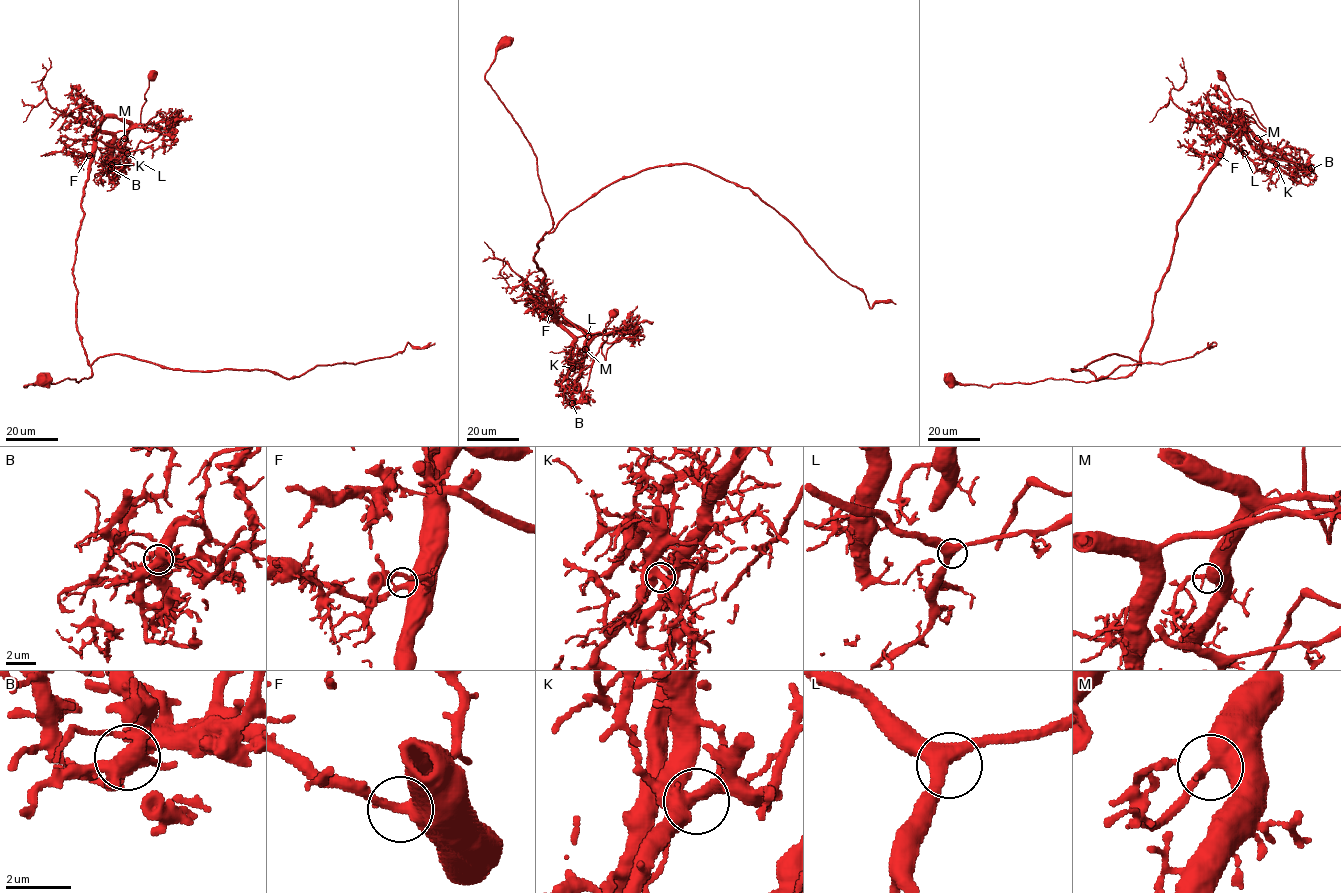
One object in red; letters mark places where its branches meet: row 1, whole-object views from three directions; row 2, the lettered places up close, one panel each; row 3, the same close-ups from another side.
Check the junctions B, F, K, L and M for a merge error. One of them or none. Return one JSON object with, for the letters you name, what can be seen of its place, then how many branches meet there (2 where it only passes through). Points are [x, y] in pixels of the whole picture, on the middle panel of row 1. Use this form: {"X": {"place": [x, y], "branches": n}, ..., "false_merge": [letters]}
{"B": {"place": [572, 403], "branches": 2}, "false_merge": ["B"]}

